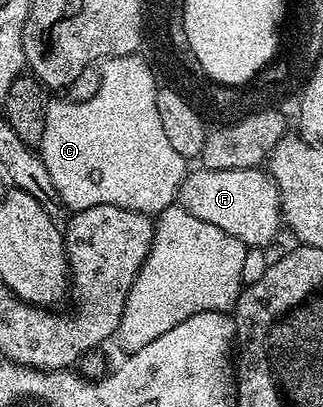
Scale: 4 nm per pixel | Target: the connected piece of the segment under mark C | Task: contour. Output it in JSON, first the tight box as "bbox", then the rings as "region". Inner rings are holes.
{"bbox":[38,68,186,214],"region":[[[107,68],[104,69],[103,91],[96,99],[90,102],[50,102],[46,104],[46,130],[42,134],[42,142],[38,149],[39,156],[44,160],[50,178],[53,179],[57,194],[60,196],[60,204],[68,210],[81,212],[90,206],[102,206],[103,204],[113,204],[146,212],[149,214],[159,214],[163,208],[168,208],[177,199],[180,191],[180,183],[184,181],[186,175],[186,158],[170,146],[170,141],[166,139],[166,130],[162,130],[162,118],[158,118],[158,109],[153,103],[152,78],[148,74],[147,68]]]}

